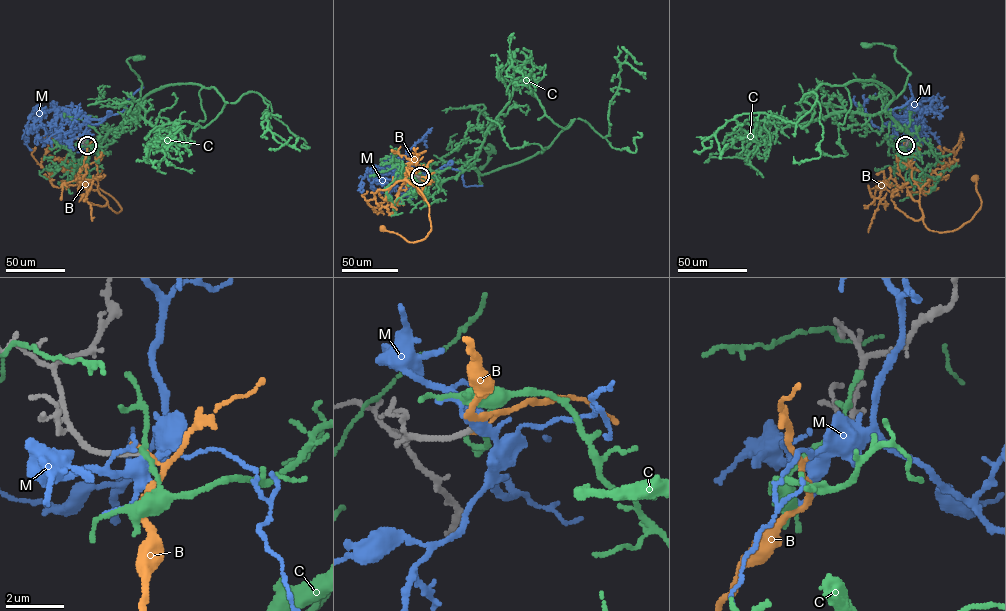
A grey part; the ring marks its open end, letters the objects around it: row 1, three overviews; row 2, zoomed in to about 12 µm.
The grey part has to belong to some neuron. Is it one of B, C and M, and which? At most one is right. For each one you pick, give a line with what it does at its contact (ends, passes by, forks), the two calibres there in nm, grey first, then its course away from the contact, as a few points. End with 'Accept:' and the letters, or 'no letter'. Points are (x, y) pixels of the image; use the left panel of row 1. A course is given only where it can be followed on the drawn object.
Accept: no letter

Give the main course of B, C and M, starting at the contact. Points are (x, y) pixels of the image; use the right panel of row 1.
B: (905, 145), (896, 160), (898, 168), (930, 230), (952, 231), (971, 219), (982, 201), (975, 178)
C: (905, 145), (911, 144), (908, 133), (886, 109), (900, 93), (910, 73), (896, 60), (893, 46), (866, 45)
M: (905, 145), (909, 140), (912, 103), (898, 125), (880, 128), (871, 123), (862, 107), (864, 100), (875, 93)

